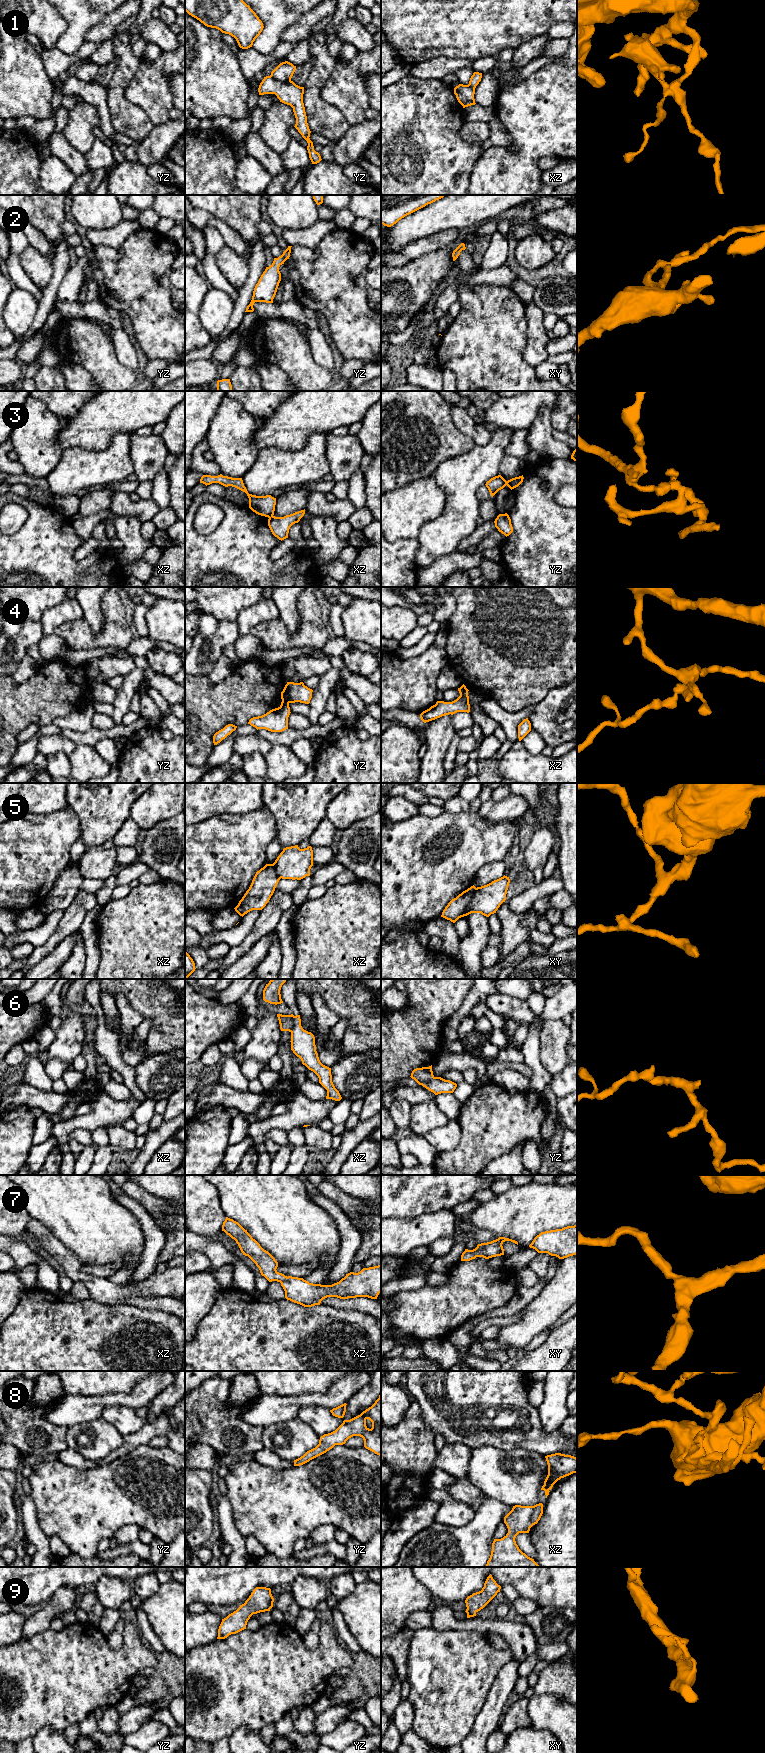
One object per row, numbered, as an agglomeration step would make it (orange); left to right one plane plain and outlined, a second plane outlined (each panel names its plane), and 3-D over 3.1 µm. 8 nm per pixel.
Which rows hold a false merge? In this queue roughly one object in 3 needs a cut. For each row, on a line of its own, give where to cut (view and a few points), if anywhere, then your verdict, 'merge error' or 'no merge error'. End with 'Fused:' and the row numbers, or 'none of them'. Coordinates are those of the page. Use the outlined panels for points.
1: cut yz (270, 75), (279, 81), (290, 80); merge error
2: cut none; no merge error
3: cut xz (272, 515), (268, 517); merge error
4: cut yz (282, 700), (289, 702); merge error
5: cut xy (476, 888), (463, 915); merge error
6: cut xz (295, 1016), (295, 1022), (290, 1031); merge error
7: cut none; no merge error
8: cut none; no merge error
9: cut none; no merge error
Fused: 1, 3, 4, 5, 6

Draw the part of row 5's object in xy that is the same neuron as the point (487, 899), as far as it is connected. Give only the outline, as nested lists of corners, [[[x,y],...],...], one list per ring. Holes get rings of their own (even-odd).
[[[504,875],[487,885],[477,887],[464,916],[471,913],[481,913],[489,917],[496,913],[500,905],[506,900],[509,883],[509,877]]]

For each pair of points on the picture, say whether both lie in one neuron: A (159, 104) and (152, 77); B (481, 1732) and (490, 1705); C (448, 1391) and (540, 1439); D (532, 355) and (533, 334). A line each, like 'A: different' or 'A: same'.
A: same
B: same
C: same
D: same

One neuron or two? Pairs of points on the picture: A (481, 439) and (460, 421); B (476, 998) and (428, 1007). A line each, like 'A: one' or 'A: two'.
A: one
B: two

